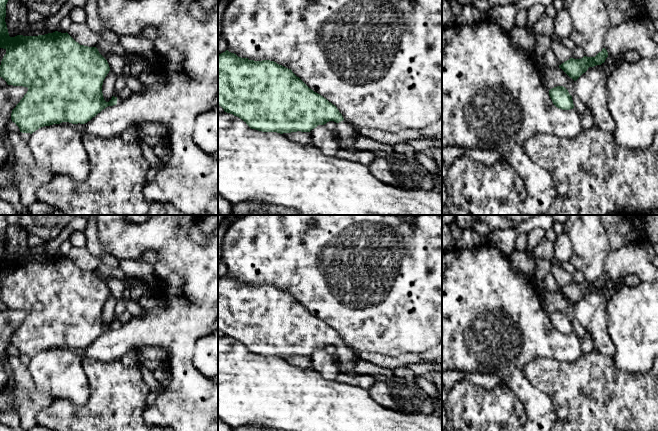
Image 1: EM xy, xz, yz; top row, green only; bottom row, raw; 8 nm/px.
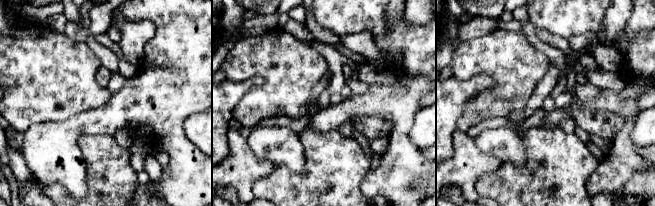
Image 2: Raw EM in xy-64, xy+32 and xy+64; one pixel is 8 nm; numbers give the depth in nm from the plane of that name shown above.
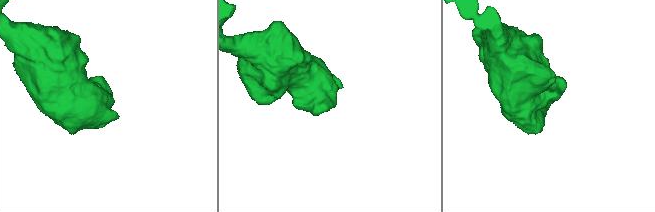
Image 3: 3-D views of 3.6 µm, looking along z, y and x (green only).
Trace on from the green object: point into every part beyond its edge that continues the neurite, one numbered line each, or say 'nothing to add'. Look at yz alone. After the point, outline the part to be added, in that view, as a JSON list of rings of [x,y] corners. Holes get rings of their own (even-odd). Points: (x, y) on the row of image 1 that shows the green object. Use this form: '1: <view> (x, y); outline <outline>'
nothing to add

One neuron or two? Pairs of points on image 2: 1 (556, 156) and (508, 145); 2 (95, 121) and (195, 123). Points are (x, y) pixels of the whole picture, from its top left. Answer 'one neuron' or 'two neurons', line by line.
1: two neurons
2: two neurons

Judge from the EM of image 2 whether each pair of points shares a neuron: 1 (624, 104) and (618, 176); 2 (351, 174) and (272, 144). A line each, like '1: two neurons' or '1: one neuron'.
1: one neuron
2: two neurons

